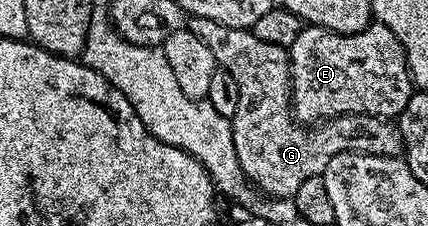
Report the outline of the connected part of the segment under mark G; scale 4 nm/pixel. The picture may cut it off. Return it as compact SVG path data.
M188 16L185 25L186 28L191 30L193 35L197 35L202 39L205 43L205 47L209 47L209 51L213 51L213 59L215 60L216 66L225 71L229 71L229 75L233 75L233 80L237 82L237 111L231 118L229 118L231 122L231 130L233 131L233 147L237 147L237 159L241 159L241 171L247 177L247 180L259 190L260 194L269 197L294 198L297 187L301 187L301 183L305 183L305 179L322 175L325 171L325 167L329 163L329 159L338 153L368 153L369 155L381 155L382 157L404 156L403 136L401 135L398 124L391 119L371 117L368 113L344 113L340 116L324 120L322 123L316 124L314 127L308 127L306 124L296 121L295 114L291 108L291 59L288 50L277 47L273 43L265 43L265 39L257 39L257 35L252 30L225 27L225 23L216 23L214 19Z

